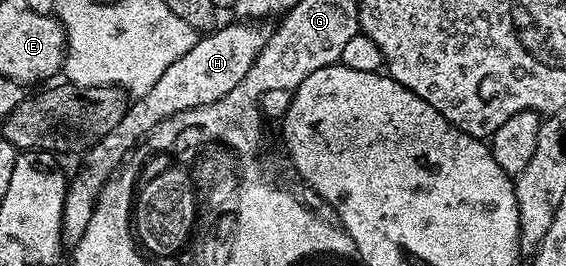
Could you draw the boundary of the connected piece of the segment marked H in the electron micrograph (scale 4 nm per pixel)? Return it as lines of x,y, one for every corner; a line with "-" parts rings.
259,22
235,23
239,24
227,24
224,28
219,26
200,35
196,39
193,50
185,50
185,54
181,54
181,58
177,58
177,62
173,62
173,66
169,66
169,70
165,70
165,74
161,74
161,78
157,78
157,82
153,86
153,90
149,90
149,94
132,99
127,105
127,113
121,118
121,122
117,122
117,126
113,126
113,130
109,130
109,134
105,134
105,138
101,138
101,142
97,142
92,148
87,149
82,157
82,160
84,159
83,169
76,176
72,175
67,182
67,207
63,214
64,241
78,242
83,237
85,226
89,226
91,211
95,209
95,199
99,197
99,191
115,175
132,149
143,141
159,123
169,119
173,114
193,110
197,106
205,106
210,109
213,102
225,98
225,94
229,94
229,90
233,90
233,86
237,86
249,74
250,67
257,62
257,58
267,42
269,32
268,29
263,29
264,25

